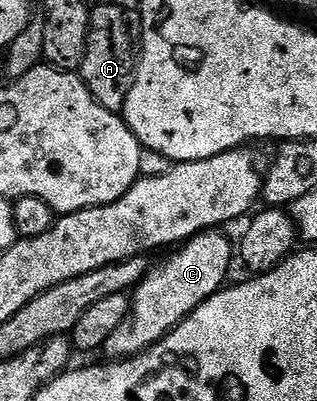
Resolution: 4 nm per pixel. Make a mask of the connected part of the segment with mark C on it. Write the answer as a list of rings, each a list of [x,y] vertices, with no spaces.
[[[207,231],[191,237],[181,247],[175,248],[167,261],[158,266],[147,268],[146,277],[132,290],[130,314],[108,335],[102,344],[101,352],[107,353],[110,361],[125,361],[148,347],[152,347],[164,335],[168,335],[200,303],[217,293],[227,284],[226,276],[230,273],[230,260],[235,260],[236,249],[222,231]]]

